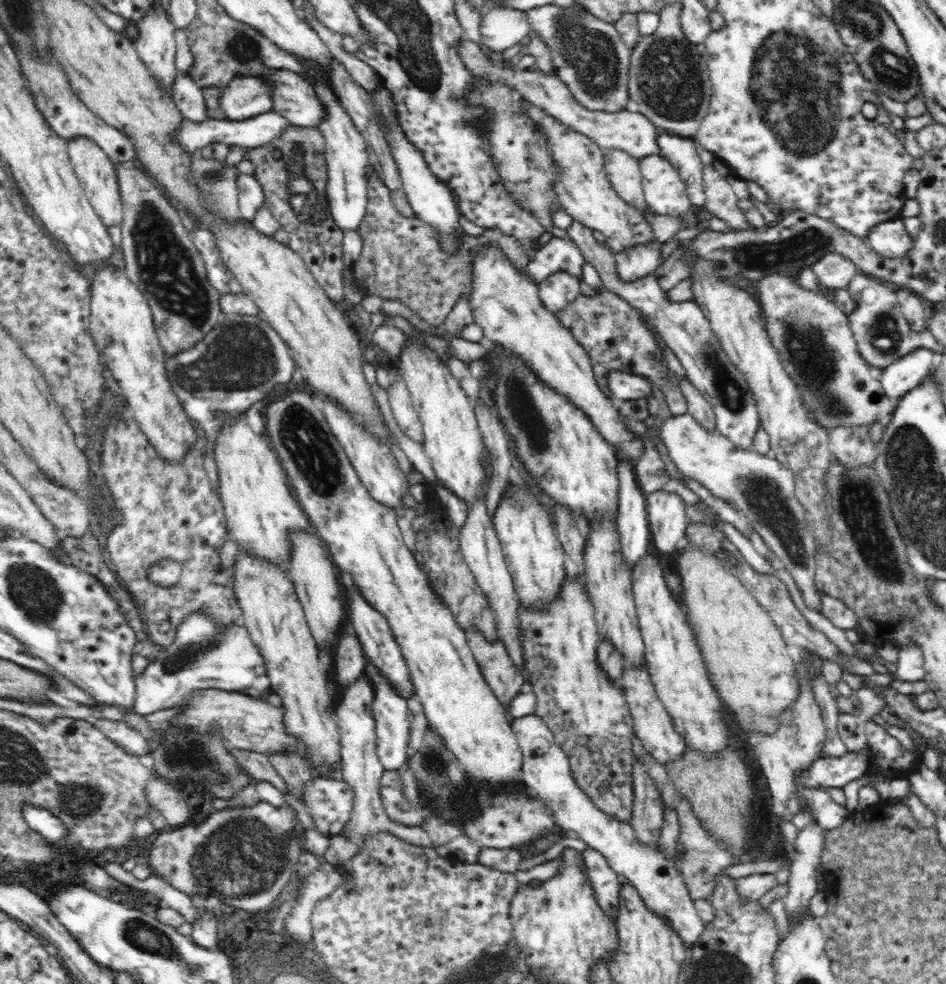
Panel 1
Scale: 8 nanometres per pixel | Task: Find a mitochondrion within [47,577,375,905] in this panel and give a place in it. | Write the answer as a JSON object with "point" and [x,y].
{"point":[239,874]}

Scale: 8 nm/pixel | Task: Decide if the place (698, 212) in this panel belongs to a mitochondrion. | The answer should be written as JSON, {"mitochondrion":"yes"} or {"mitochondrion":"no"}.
{"mitochondrion":"no"}

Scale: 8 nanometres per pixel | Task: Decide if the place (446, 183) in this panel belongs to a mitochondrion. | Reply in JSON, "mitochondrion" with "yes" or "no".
{"mitochondrion":"no"}

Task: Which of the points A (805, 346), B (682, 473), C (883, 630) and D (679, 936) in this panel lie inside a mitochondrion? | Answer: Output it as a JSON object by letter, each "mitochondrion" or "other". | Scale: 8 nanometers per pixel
{"A":"mitochondrion","B":"other","C":"other","D":"other"}

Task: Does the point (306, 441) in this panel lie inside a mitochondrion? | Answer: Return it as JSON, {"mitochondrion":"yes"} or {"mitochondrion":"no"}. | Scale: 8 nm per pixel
{"mitochondrion":"yes"}

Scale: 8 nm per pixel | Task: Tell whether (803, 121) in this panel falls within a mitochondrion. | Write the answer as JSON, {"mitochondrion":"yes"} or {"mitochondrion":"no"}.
{"mitochondrion":"yes"}

